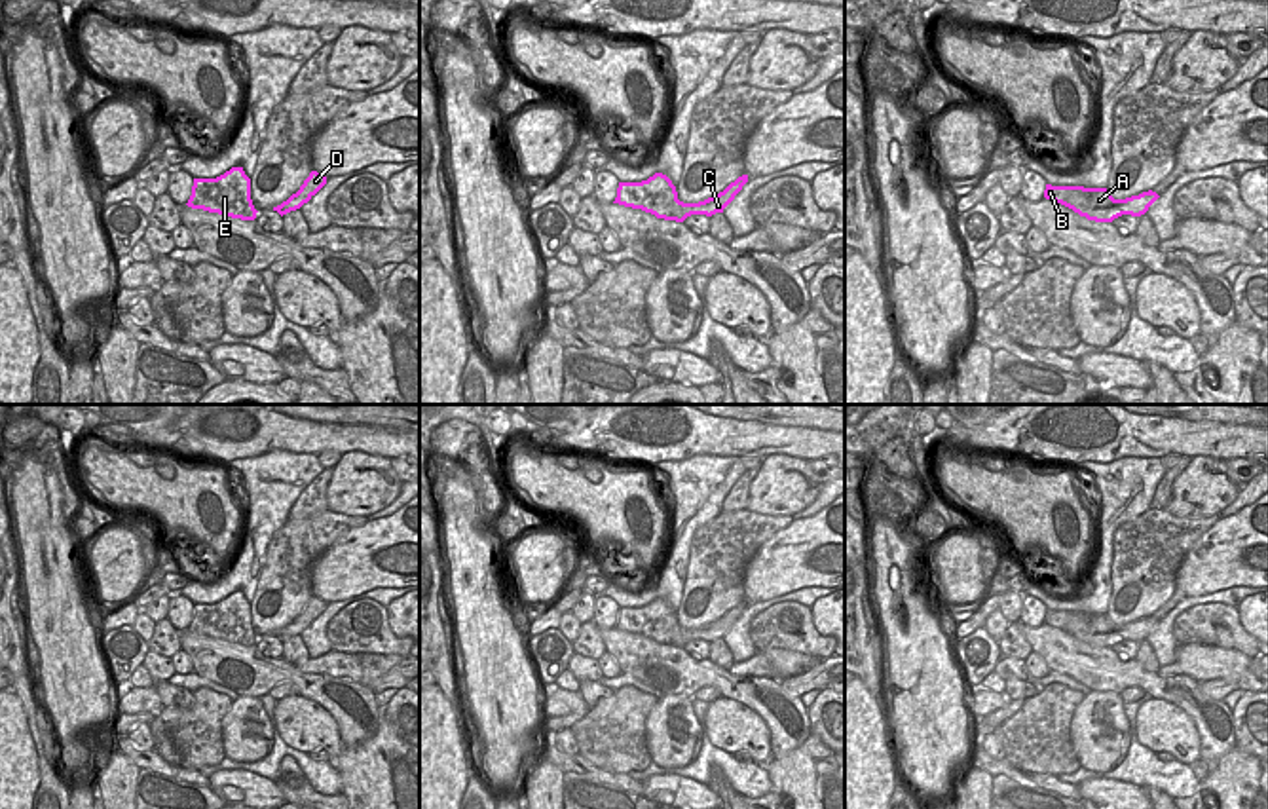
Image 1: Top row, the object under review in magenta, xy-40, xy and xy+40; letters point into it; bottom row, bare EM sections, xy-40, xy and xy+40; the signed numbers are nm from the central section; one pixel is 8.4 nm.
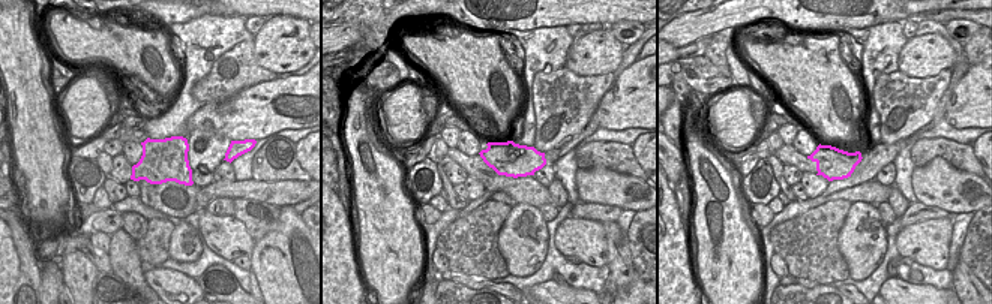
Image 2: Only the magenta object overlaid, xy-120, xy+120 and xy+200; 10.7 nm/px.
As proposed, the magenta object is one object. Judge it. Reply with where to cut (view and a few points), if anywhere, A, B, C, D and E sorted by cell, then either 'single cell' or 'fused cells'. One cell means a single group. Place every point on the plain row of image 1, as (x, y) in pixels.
xy+40 (1101, 614), (1090, 616), (1079, 631), (1071, 633) | A C D / B E | fused cells

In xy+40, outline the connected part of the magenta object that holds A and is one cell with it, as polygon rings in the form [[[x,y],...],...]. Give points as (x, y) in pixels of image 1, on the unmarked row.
[[[1107,613],[1084,619],[1084,629],[1074,638],[1095,648],[1112,648],[1122,640],[1141,642],[1160,621],[1152,615],[1126,625],[1114,625]]]

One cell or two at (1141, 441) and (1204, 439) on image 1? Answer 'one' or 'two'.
one

